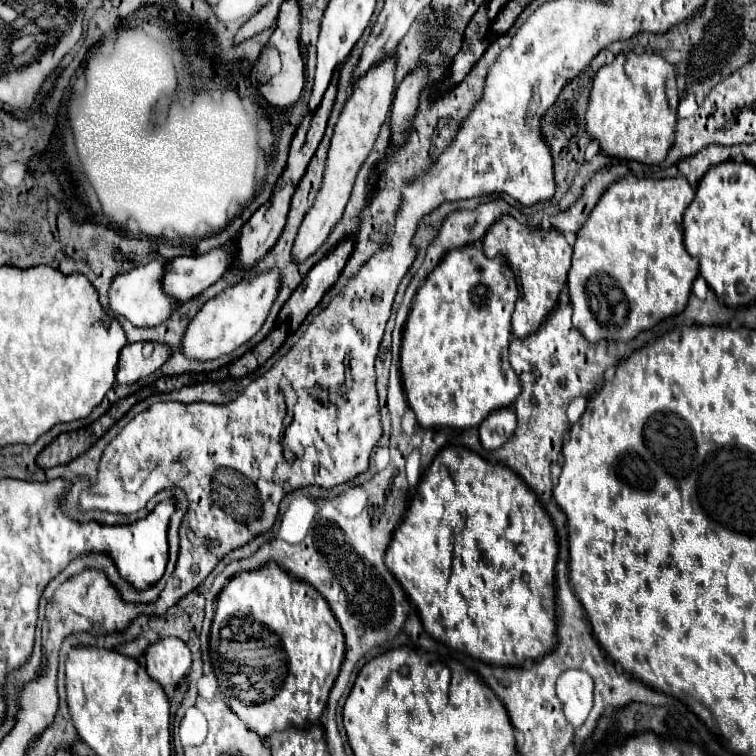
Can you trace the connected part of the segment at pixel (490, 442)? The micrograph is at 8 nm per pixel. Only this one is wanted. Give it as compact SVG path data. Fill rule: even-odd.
M499 409L497 413L485 417L485 421L479 425L479 441L483 449L493 451L501 447L509 439L509 433L513 433L513 425L517 425L513 409Z

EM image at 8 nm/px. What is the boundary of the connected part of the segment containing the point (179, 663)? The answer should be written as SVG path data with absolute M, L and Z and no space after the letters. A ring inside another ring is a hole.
M165 637L145 651L147 673L165 689L173 689L191 667L191 651L177 637Z

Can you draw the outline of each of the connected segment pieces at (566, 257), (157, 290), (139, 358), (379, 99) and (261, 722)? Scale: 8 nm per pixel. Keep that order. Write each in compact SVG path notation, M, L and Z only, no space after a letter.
M501 217L483 237L483 253L485 257L493 259L497 255L503 257L503 261L513 269L521 297L515 303L511 331L515 337L523 339L539 329L543 319L555 309L557 299L567 283L567 271L571 265L571 253L573 247L565 241L563 233L557 233L555 229L529 229L515 221L513 217Z
M153 259L147 265L139 265L129 273L123 273L117 279L113 279L113 285L109 291L113 313L123 315L127 321L131 321L137 327L155 327L165 323L179 307L177 299L173 299L163 291L163 275L165 275L167 263L169 259Z
M143 343L125 345L117 369L117 383L127 385L145 375L151 375L169 359L169 351L173 349L165 343L153 343L153 351L143 351Z
M389 55L381 65L373 67L365 77L361 77L353 89L353 95L349 97L349 101L345 103L337 123L335 123L335 133L331 139L331 147L327 153L327 161L325 161L325 171L323 171L323 181L319 185L319 193L315 197L315 203L311 205L311 209L307 211L295 245L293 245L293 259L295 261L303 261L309 255L313 255L317 251L317 247L327 239L327 235L331 233L333 225L341 219L343 209L347 205L355 175L359 171L359 167L363 165L365 157L369 155L369 151L375 145L379 127L383 125L391 101L393 101L393 93L395 93L395 59L393 55Z
M273 561L261 569L255 569L253 573L239 573L235 575L225 587L223 591L217 595L217 607L215 607L215 617L213 617L213 625L211 625L211 663L213 663L213 671L219 679L219 689L225 695L229 707L233 709L233 713L247 723L247 727L251 731L255 731L259 737L269 737L275 731L287 729L289 725L297 725L297 729L303 729L307 725L317 725L321 713L325 711L327 705L327 697L329 691L339 675L341 669L341 661L343 661L343 633L341 627L337 623L337 619L333 617L333 611L329 609L327 601L321 597L321 593L317 593L317 589L313 589L311 585L307 585L305 581L299 579L291 579L281 567L277 567Z

